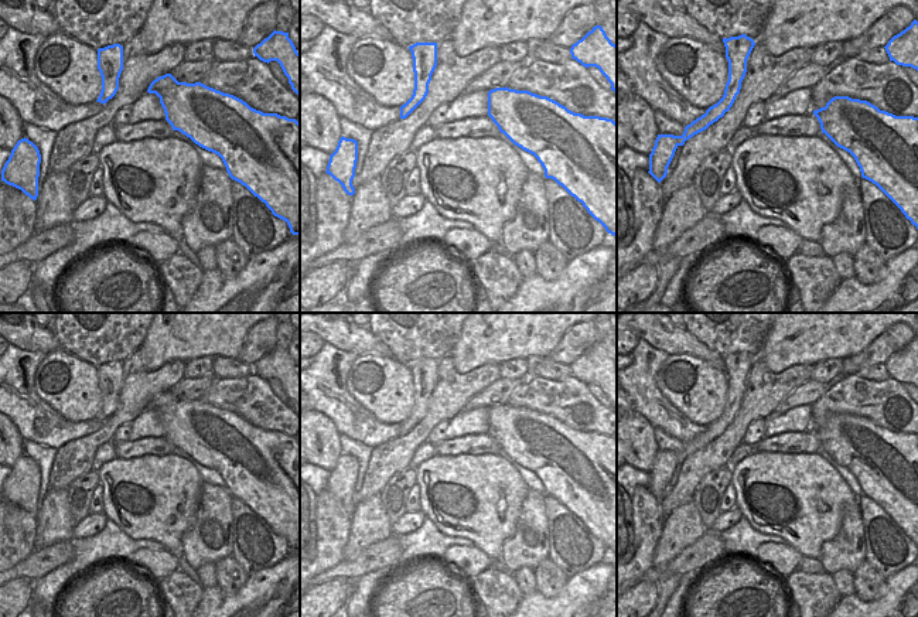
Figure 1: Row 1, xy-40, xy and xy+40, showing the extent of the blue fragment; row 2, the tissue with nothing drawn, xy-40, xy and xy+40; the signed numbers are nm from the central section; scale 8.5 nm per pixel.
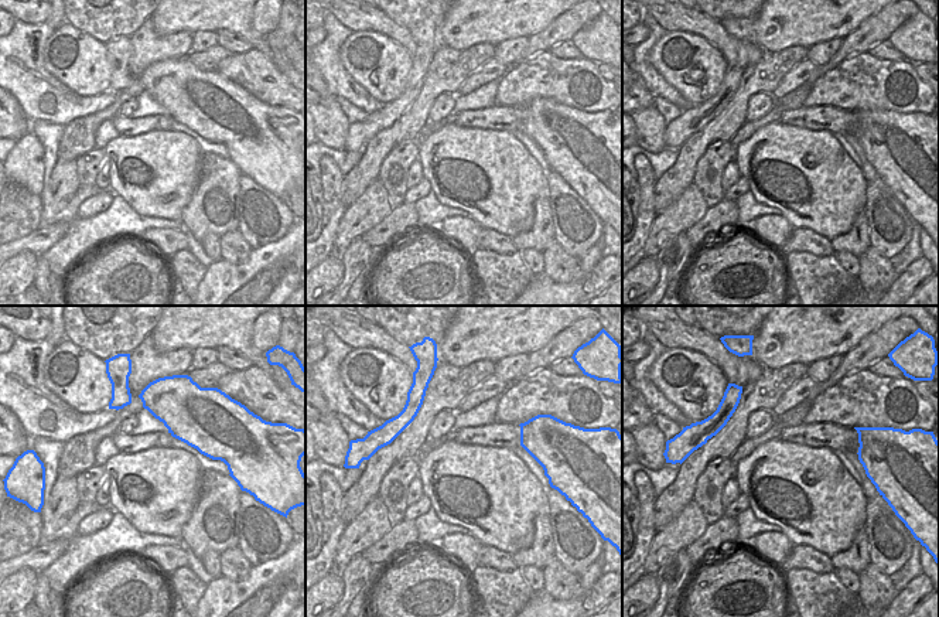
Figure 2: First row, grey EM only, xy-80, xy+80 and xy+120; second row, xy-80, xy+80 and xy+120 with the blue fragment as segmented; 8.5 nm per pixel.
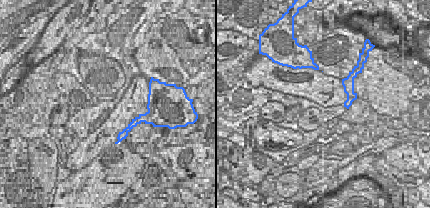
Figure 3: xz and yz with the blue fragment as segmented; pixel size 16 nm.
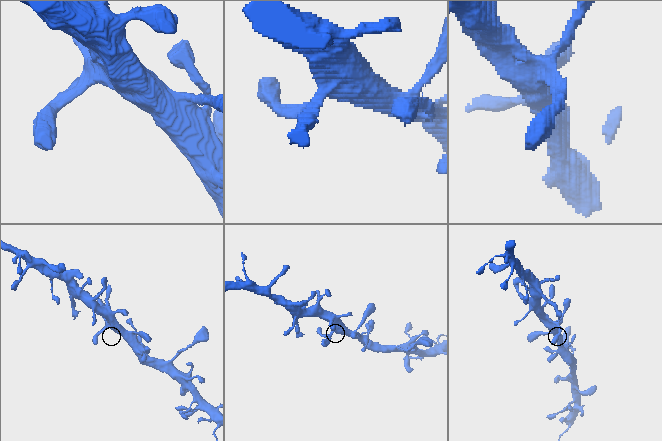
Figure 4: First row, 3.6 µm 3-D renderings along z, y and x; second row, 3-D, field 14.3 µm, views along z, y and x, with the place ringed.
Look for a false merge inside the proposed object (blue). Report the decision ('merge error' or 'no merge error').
no merge error

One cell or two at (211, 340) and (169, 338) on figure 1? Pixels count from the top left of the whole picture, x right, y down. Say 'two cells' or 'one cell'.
one cell

